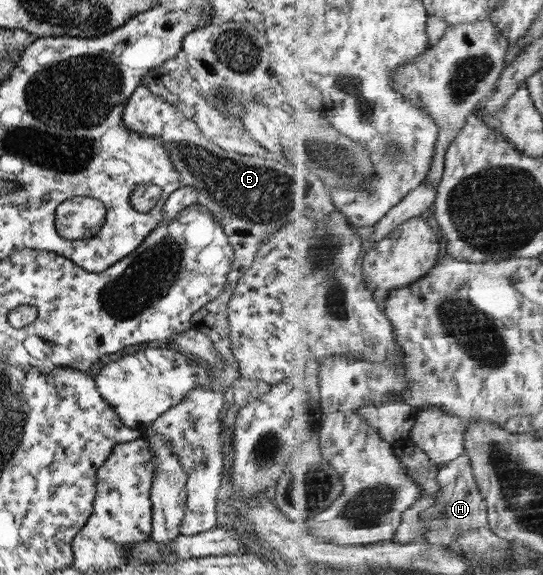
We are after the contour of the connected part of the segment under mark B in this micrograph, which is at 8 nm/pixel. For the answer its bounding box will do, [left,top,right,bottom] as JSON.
[121,84,327,392]

